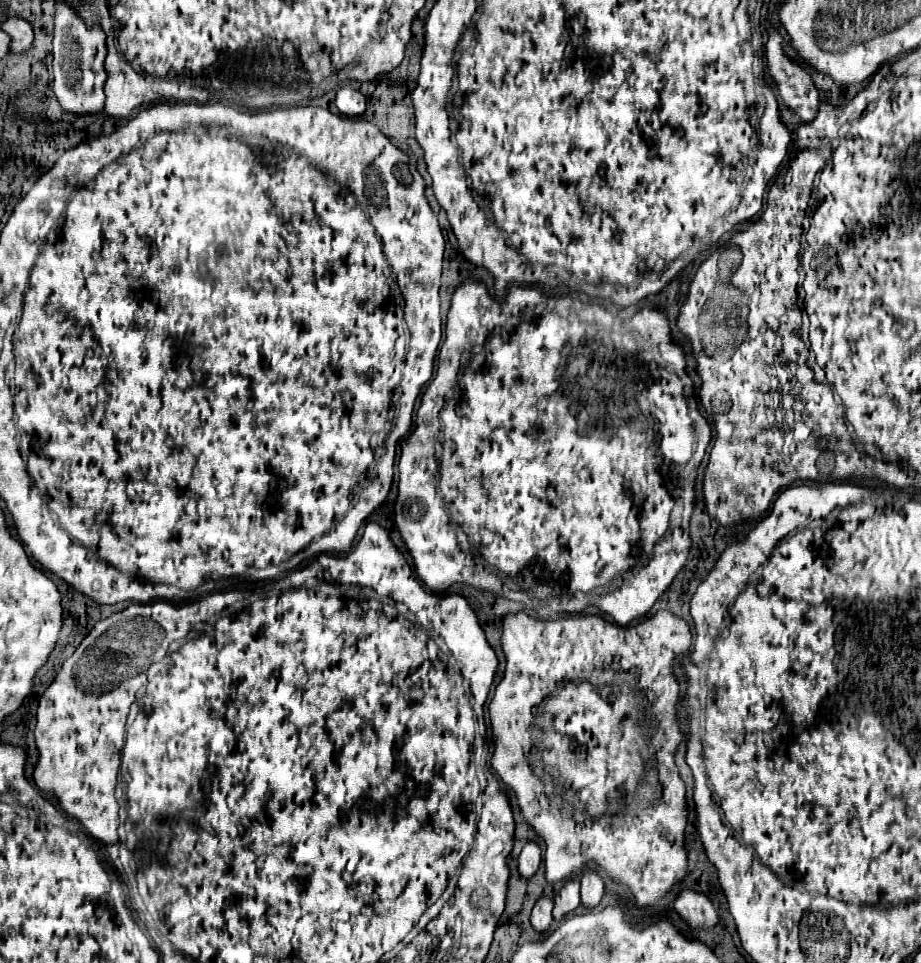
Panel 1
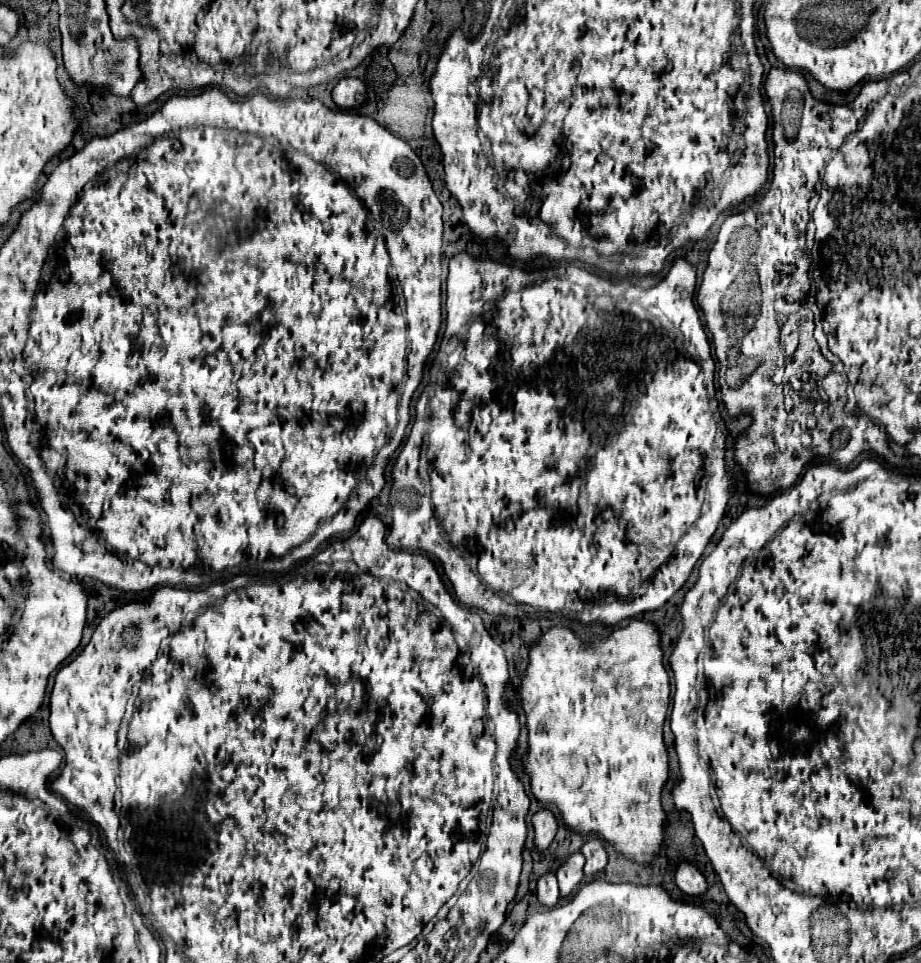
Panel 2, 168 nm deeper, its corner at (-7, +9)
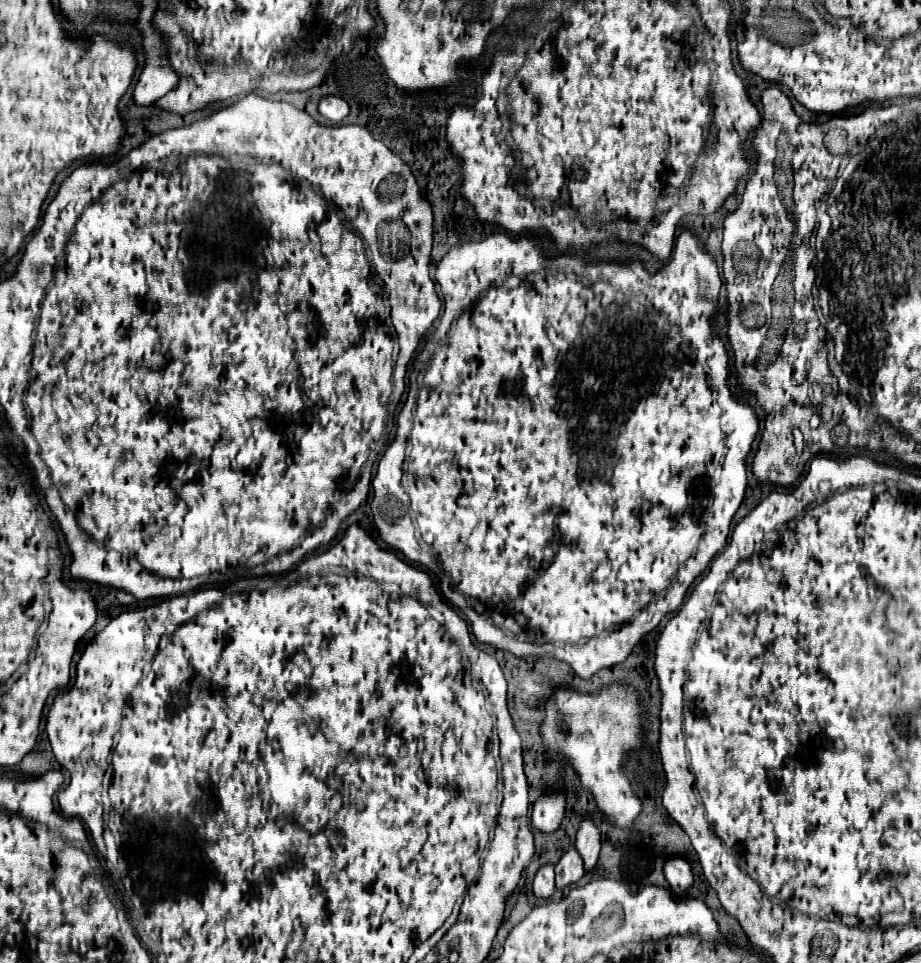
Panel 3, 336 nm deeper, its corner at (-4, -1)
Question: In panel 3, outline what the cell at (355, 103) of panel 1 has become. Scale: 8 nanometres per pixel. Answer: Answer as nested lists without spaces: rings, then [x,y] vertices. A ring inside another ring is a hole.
[[[327,95],[319,103],[319,113],[321,113],[323,119],[327,119],[331,123],[339,123],[339,121],[343,121],[349,115],[349,105],[341,97]]]

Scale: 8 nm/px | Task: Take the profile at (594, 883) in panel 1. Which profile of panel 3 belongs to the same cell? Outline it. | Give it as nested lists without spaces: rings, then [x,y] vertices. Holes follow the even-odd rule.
[[[581,821],[575,847],[585,863],[585,871],[593,871],[597,865],[597,859],[599,859],[601,843],[599,843],[599,829],[591,821]]]

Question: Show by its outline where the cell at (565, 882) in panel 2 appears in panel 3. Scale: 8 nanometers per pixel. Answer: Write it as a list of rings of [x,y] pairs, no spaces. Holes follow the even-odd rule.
[[[569,849],[561,857],[561,861],[555,865],[555,875],[557,875],[555,877],[557,889],[565,889],[565,887],[577,883],[585,875],[583,861],[581,861],[581,857],[579,857],[579,853],[575,849]]]

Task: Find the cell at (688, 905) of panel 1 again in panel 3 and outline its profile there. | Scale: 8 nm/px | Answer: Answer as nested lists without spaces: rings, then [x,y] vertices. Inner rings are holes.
[[[683,855],[669,857],[663,871],[665,871],[665,879],[671,885],[671,891],[679,897],[687,895],[689,887],[693,885],[693,871],[691,865],[685,861],[685,857]]]

